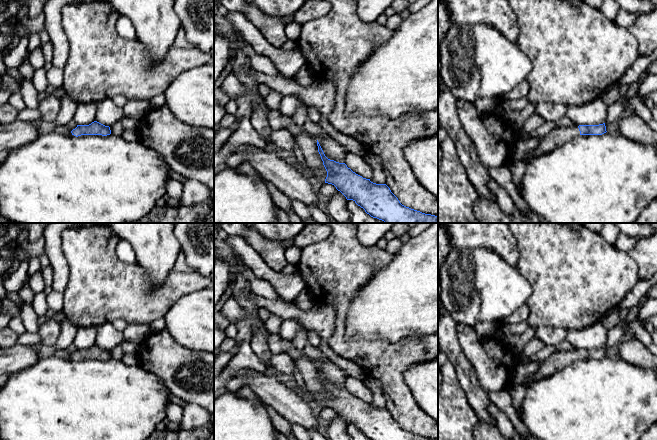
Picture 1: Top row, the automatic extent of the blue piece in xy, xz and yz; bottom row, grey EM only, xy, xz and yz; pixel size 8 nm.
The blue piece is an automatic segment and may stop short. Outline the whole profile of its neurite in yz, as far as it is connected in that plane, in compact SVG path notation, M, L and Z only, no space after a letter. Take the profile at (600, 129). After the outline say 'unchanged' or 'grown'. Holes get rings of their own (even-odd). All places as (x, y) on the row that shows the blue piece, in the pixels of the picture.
M605 123L599 125L573 125L569 127L558 126L542 137L539 145L527 157L526 161L552 152L580 135L602 135L606 132Z; grown

